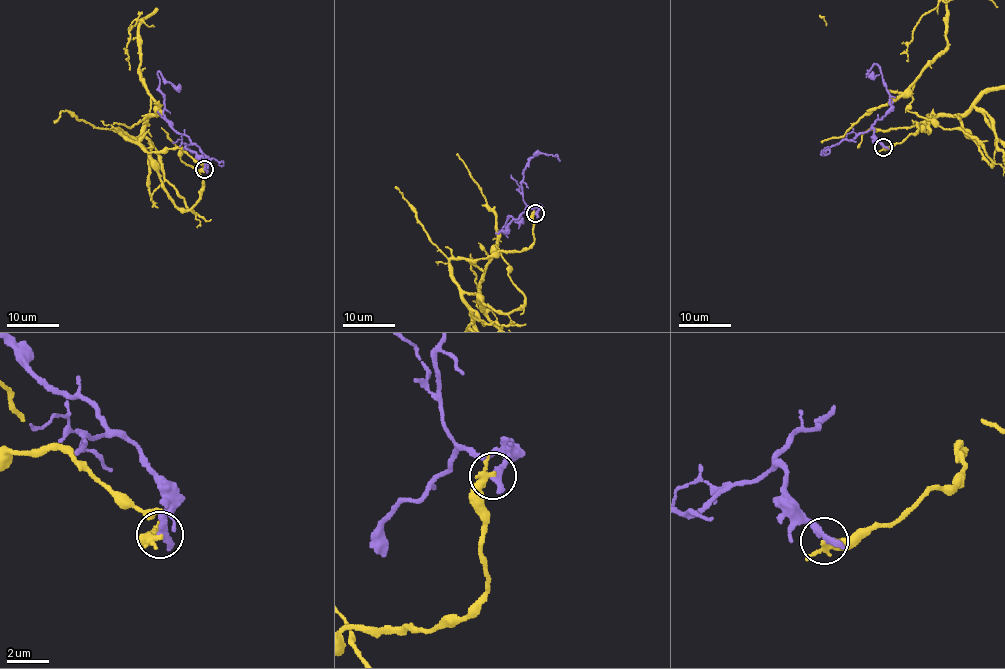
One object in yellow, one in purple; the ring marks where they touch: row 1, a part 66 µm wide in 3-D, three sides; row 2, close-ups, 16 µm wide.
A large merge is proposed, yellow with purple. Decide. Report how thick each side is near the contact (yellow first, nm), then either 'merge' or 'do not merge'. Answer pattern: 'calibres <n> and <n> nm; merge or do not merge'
calibres 280 and 400 nm; do not merge

